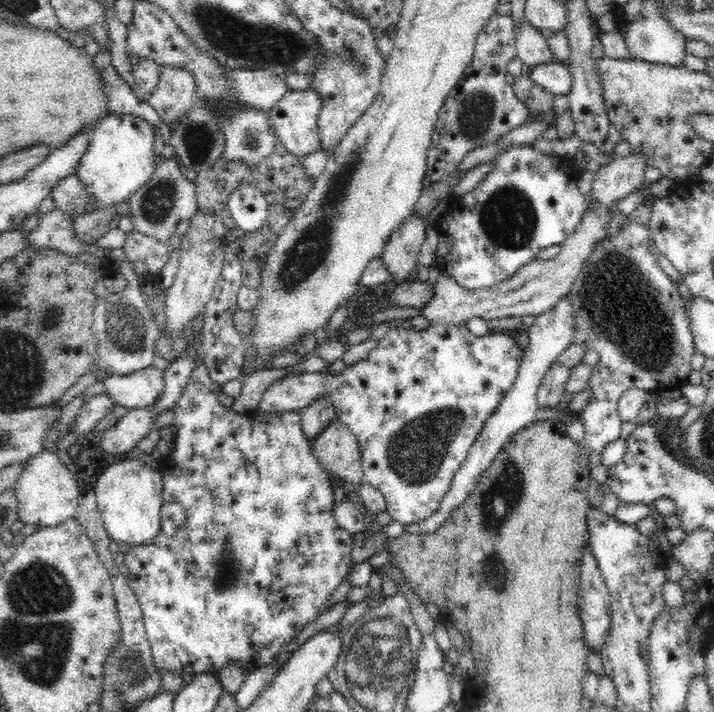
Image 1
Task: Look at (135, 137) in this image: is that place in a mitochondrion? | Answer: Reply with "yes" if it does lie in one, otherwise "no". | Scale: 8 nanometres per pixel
no

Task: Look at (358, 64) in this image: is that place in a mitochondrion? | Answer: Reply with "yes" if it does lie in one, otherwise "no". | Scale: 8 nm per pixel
yes

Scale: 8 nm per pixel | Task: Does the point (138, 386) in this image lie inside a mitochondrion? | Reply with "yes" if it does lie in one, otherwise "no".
no

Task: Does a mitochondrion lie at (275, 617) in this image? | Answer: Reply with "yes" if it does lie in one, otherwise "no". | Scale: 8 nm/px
no

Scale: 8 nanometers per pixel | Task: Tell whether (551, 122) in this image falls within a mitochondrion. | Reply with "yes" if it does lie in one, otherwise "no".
no

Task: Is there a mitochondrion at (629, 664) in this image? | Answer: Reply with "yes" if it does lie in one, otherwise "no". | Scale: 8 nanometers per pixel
no

